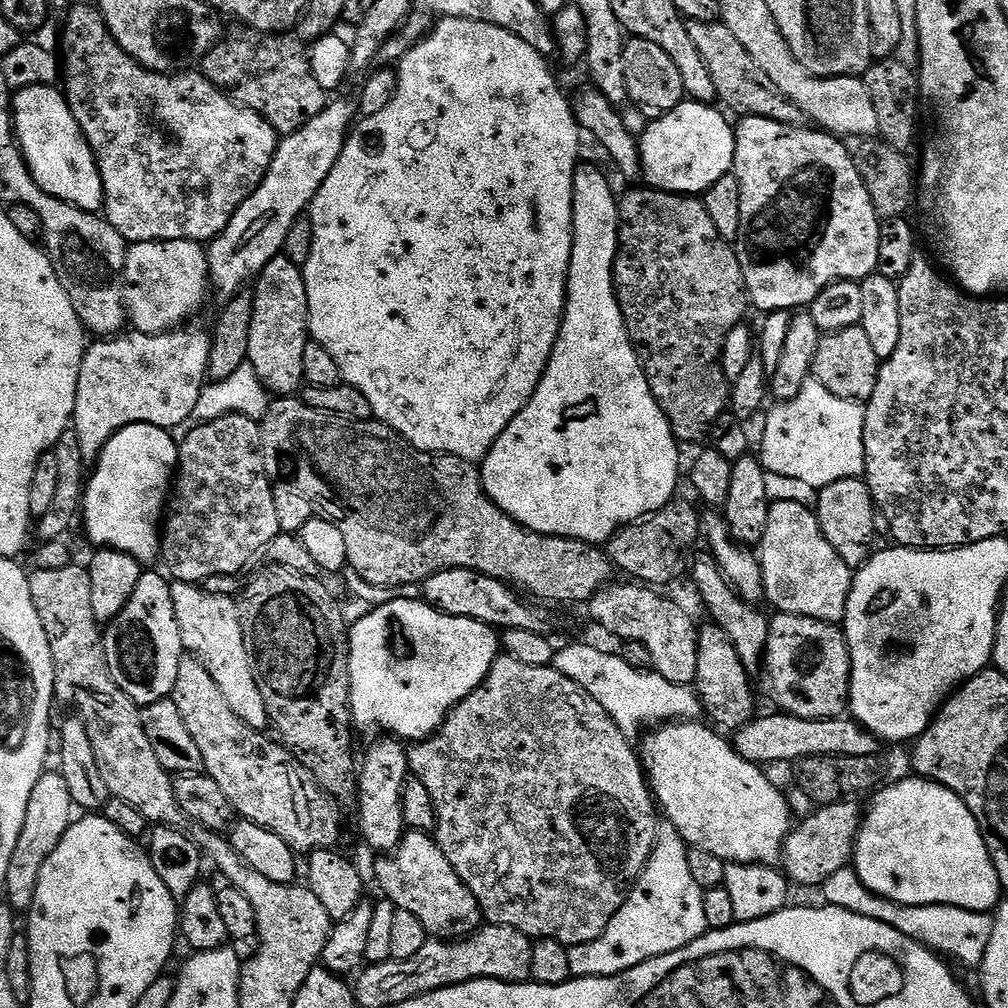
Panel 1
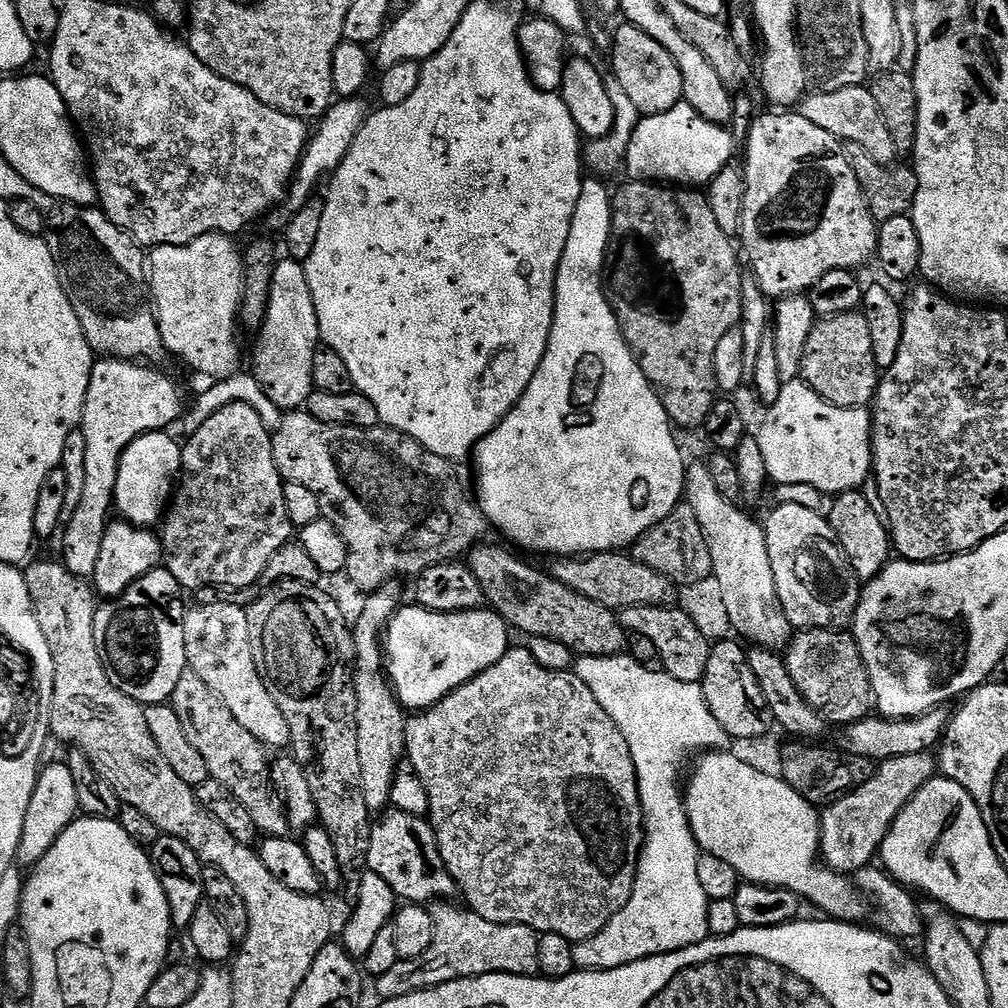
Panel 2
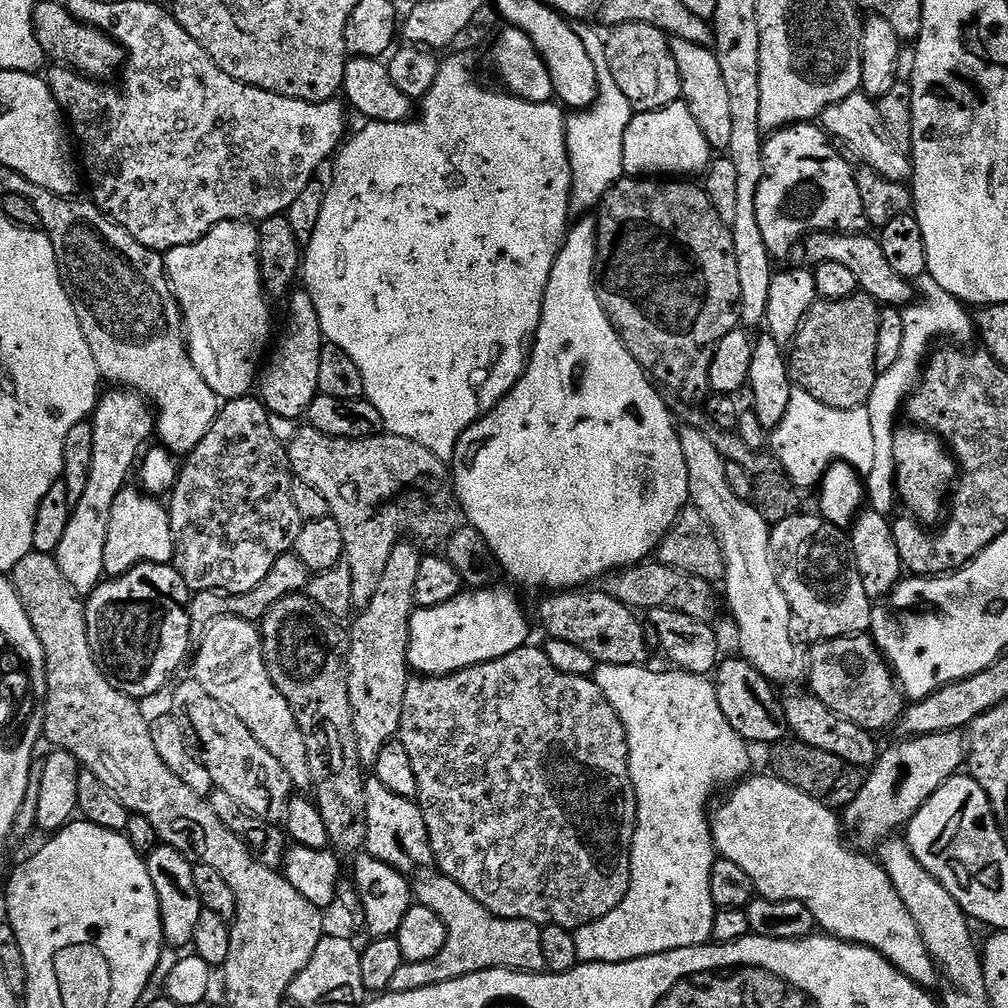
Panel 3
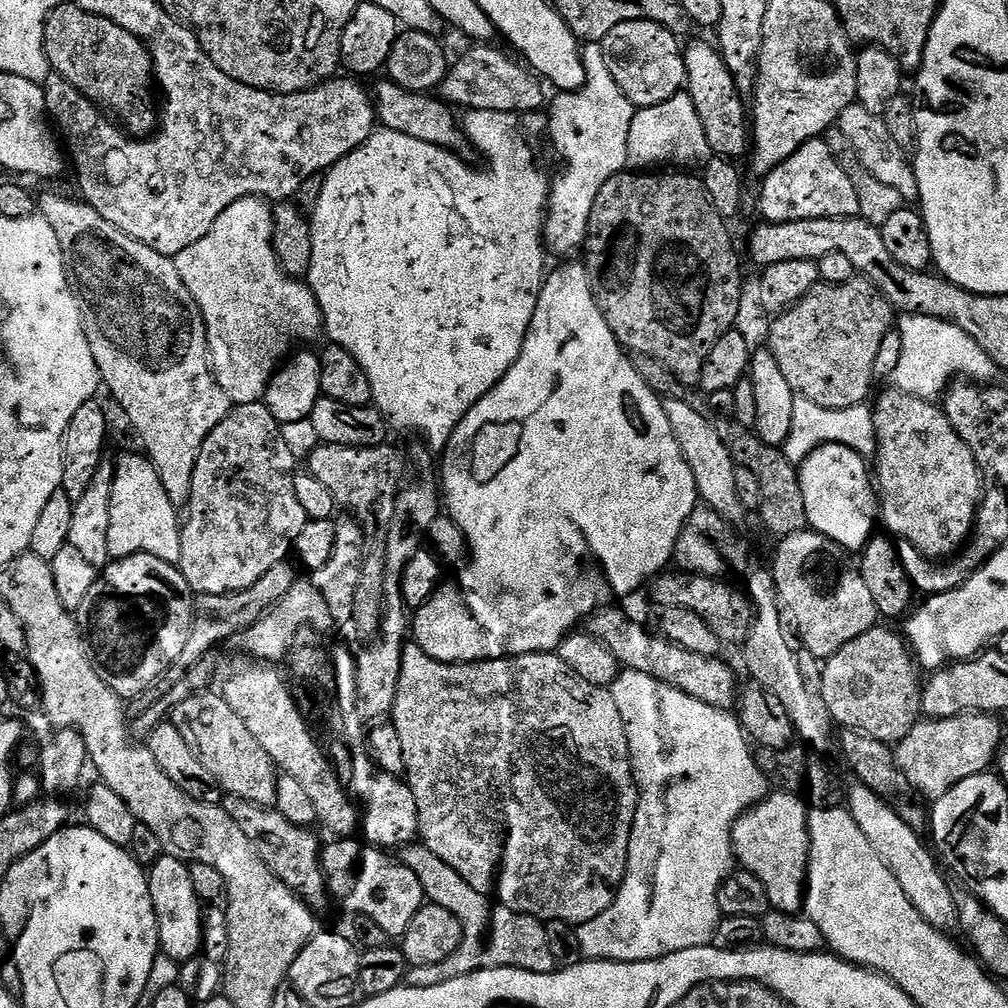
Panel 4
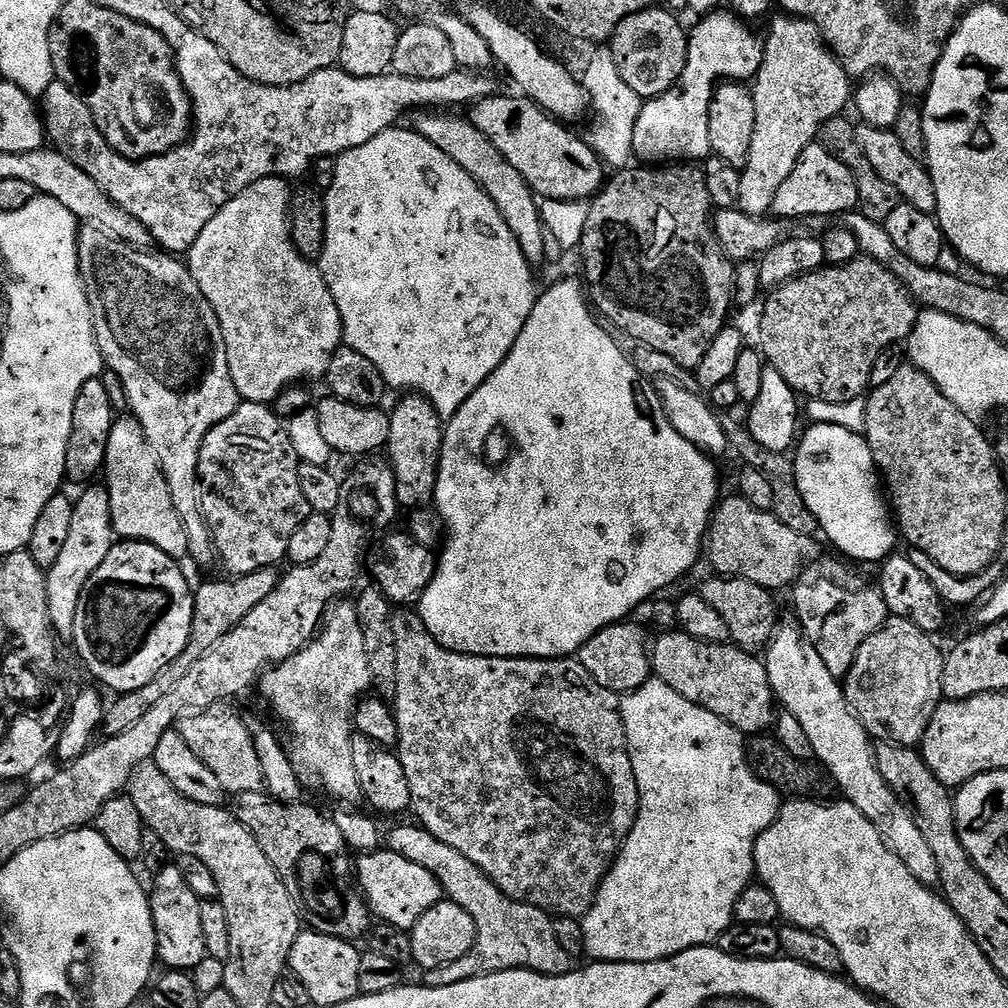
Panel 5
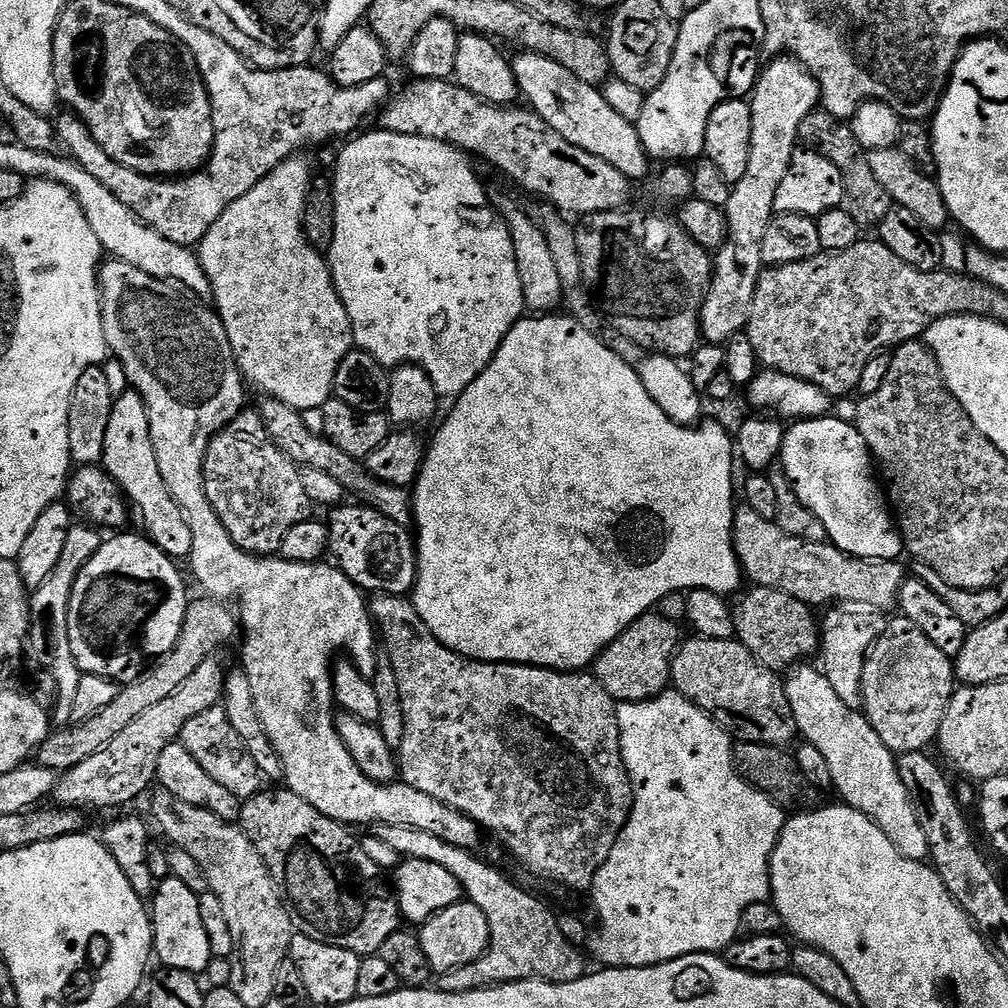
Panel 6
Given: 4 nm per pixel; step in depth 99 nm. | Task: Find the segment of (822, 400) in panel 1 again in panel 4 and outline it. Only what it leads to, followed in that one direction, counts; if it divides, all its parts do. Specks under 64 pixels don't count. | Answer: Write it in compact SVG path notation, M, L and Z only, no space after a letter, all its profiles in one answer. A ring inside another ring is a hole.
M797 397L794 404L793 425L790 435L782 446L783 452L794 465L803 464L806 457L822 444L840 444L850 446L860 456L870 458L876 452L876 431L872 408L867 403L848 407L846 410L830 410L810 402L809 399Z

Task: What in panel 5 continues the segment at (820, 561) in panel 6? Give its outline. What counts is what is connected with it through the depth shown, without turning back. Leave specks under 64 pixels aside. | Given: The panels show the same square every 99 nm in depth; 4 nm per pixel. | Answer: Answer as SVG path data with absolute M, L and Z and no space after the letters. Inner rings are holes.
M739 494L725 495L717 503L712 520L708 523L708 535L704 537L703 555L708 556L717 577L735 578L754 582L769 590L791 589L801 579L800 571L807 560L816 560L820 548L811 536L803 536L790 530L778 520L774 512L763 512L758 506L750 506Z

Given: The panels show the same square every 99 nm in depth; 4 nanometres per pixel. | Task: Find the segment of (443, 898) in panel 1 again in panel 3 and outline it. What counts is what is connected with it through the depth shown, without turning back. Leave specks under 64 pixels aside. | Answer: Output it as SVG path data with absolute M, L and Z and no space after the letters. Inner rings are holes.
M375 778L364 786L366 794L366 822L368 823L367 855L378 858L405 874L433 867L430 834L426 830L426 818L416 800L400 798L398 794L382 786Z

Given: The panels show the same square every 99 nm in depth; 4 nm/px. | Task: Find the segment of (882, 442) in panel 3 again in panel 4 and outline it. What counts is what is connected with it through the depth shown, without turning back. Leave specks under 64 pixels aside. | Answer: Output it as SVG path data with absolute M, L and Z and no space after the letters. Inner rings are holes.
M904 314L899 317L898 331L902 338L902 355L898 358L898 370L894 370L891 383L906 394L935 401L943 397L950 382L957 378L968 382L992 382L998 375L990 354L986 354L986 350L982 350L966 330L958 330L958 326L950 322Z

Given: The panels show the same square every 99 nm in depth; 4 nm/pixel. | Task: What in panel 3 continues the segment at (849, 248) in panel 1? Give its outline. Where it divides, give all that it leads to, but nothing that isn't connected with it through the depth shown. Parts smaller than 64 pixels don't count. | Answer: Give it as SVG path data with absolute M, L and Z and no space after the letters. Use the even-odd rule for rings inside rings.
M805 122L803 124L790 124L786 128L773 131L764 141L764 177L758 186L758 226L762 230L762 238L766 242L768 252L777 261L784 260L792 252L792 247L797 247L798 241L807 236L809 232L854 232L863 233L869 227L866 214L862 210L862 194L858 194L858 182L853 165L848 165L840 157L841 149L830 139L823 127L816 122Z

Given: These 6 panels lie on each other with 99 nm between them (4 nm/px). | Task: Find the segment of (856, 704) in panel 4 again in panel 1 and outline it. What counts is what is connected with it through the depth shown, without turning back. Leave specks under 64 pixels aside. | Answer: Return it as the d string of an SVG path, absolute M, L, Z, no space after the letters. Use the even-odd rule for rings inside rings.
M789 612L773 615L768 626L768 645L762 664L765 669L768 667L772 696L781 713L807 720L845 715L852 681L852 663L840 624L795 616Z

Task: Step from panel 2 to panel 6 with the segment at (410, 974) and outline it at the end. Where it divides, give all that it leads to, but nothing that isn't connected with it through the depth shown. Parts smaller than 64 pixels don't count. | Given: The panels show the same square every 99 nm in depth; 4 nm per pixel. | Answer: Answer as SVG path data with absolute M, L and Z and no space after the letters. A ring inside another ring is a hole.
M374 824L370 832L398 850L402 858L446 866L446 870L458 878L463 895L476 904L490 922L491 940L482 958L443 973L439 977L440 984L438 980L439 991L466 994L479 988L490 988L494 984L509 984L519 980L545 980L551 984L565 984L586 975L584 960L580 957L583 956L581 949L566 942L562 930L558 930L557 913L551 912L538 897L531 896L514 881L507 880L498 869L479 860L475 851L442 842L442 838L426 834L426 830L414 830L406 826Z

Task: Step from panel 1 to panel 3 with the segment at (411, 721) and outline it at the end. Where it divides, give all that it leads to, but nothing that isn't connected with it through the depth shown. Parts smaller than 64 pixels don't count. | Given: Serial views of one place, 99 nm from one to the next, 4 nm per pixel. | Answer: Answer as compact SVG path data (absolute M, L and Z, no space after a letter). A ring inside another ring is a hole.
M489 586L479 590L464 590L460 595L456 596L450 602L446 602L442 606L434 606L433 608L416 608L412 614L410 622L410 646L408 647L408 662L413 673L420 676L449 676L451 672L460 672L464 668L473 668L475 664L485 664L491 660L502 658L506 654L510 654L514 650L525 647L529 643L528 640L528 620L524 617L524 612L520 609L520 604L508 592L503 592L500 586Z

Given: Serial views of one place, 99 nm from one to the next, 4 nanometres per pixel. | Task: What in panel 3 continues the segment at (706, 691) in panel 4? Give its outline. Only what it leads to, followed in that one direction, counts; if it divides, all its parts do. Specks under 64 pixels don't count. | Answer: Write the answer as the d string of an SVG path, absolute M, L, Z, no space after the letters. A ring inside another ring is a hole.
M556 590L540 604L540 624L549 633L551 639L562 642L574 642L574 646L582 646L593 661L600 664L638 664L649 663L650 649L643 637L643 623L633 609L622 602L610 598L603 590Z

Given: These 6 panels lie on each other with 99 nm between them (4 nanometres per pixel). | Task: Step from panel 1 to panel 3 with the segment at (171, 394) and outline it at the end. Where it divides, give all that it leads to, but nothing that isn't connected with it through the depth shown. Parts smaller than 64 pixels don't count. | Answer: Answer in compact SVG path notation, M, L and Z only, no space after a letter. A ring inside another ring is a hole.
M131 390L108 391L99 397L96 411L90 417L94 430L90 478L82 499L72 506L66 534L54 553L62 578L70 582L81 598L87 598L105 579L106 534L110 530L110 510L114 510L114 498L118 498L120 491L129 483L128 475L131 472L133 475L142 449L154 436L154 412L149 401Z

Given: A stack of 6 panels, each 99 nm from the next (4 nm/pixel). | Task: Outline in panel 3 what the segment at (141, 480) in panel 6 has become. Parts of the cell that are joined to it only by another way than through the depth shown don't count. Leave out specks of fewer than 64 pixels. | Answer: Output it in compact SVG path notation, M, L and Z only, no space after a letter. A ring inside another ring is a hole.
M126 486L114 498L110 530L106 534L105 577L121 576L139 564L172 564L174 534L170 530L167 507L160 503L157 497L136 486Z

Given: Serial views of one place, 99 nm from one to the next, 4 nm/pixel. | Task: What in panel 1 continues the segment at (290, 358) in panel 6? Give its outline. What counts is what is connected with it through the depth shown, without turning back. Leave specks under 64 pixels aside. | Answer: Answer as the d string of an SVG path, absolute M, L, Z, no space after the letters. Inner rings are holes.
M155 240L132 244L124 267L124 311L131 327L148 336L157 336L187 325L210 293L208 254L203 243L194 240Z

